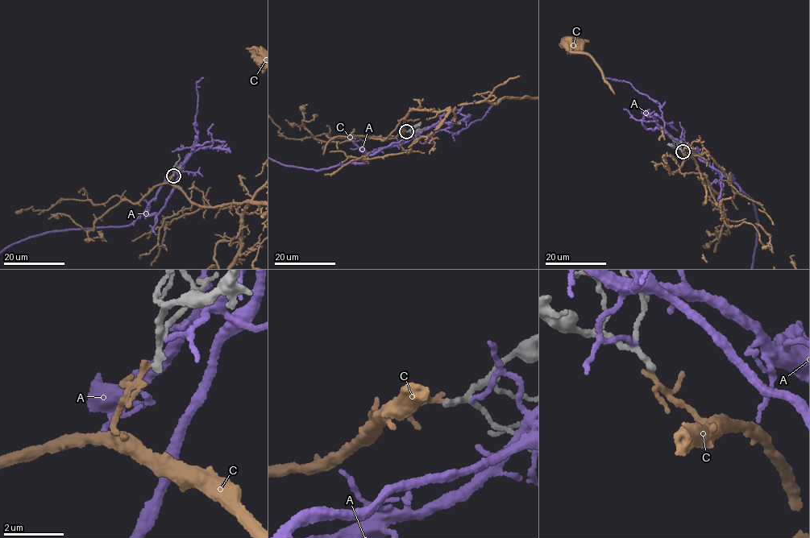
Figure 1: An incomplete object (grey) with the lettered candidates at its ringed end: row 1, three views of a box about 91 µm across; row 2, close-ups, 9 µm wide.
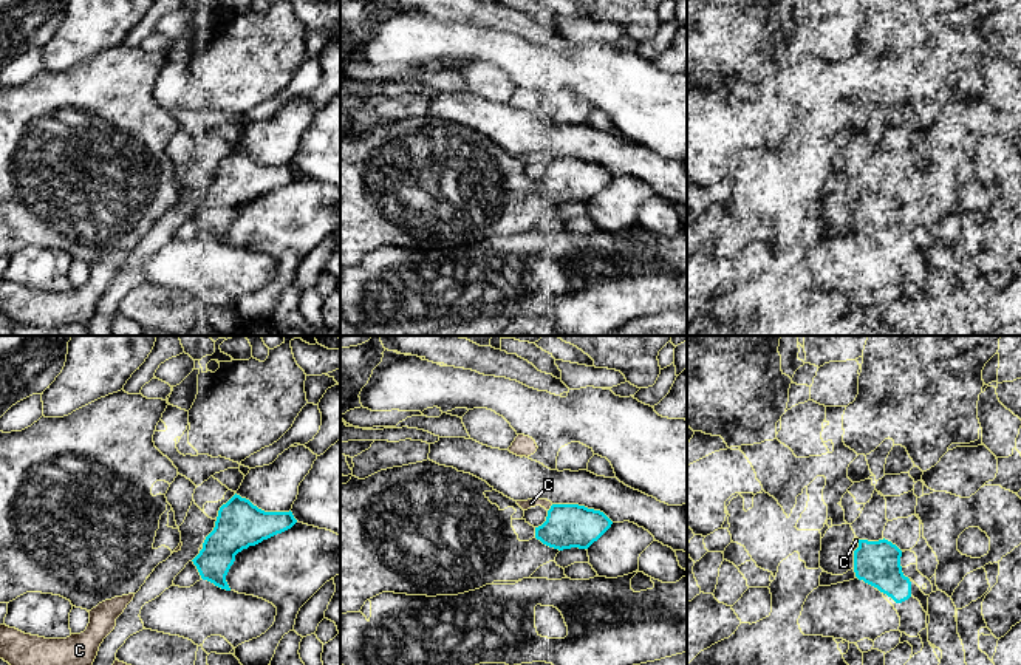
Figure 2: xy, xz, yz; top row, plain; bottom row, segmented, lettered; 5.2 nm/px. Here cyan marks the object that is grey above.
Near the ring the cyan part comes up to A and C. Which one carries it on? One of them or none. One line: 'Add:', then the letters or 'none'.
Add: none

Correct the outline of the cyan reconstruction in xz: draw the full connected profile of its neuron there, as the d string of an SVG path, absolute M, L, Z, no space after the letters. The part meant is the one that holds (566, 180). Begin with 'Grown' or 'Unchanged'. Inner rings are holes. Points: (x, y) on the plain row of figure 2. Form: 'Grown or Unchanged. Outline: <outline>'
Unchanged. Outline: M552 158L546 175L535 181L535 192L558 204L588 203L611 178L613 175L600 164L579 158Z

